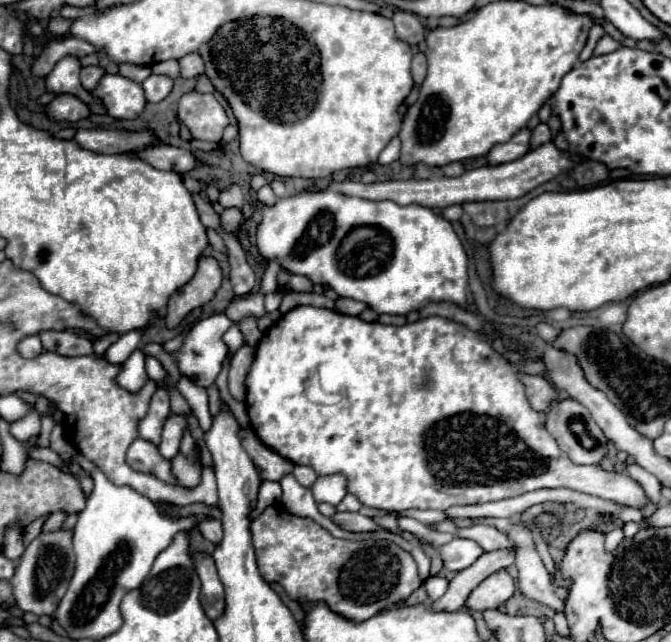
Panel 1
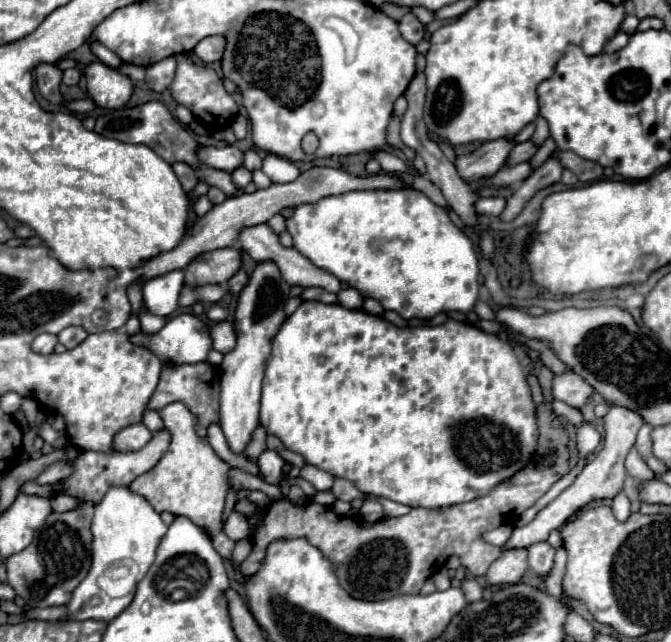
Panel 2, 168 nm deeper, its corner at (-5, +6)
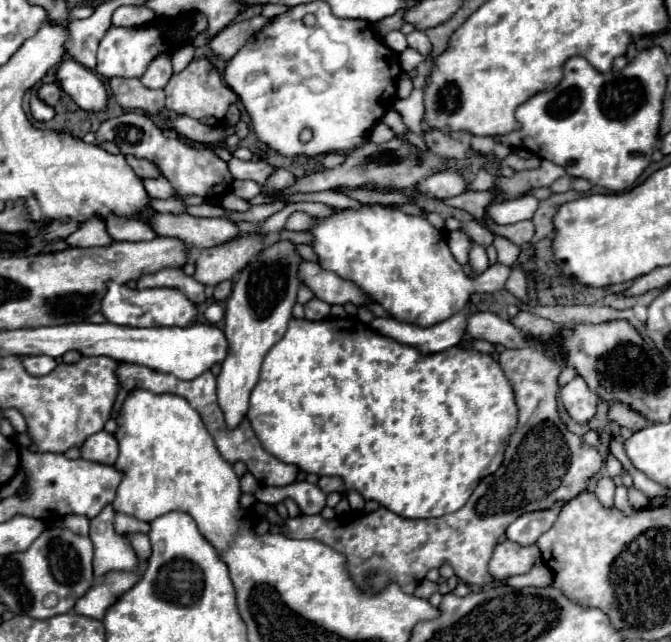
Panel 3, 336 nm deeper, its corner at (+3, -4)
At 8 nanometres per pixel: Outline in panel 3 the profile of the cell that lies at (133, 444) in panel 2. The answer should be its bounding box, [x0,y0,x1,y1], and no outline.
[80,432,118,464]

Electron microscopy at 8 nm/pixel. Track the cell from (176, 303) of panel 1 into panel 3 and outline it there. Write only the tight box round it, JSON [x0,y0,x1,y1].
[194,234,264,286]

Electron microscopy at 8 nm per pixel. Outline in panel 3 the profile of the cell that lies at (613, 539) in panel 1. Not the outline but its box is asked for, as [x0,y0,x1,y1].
[594,478,616,506]

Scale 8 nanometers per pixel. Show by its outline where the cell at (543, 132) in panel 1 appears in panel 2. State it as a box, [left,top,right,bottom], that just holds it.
[506,140,538,164]

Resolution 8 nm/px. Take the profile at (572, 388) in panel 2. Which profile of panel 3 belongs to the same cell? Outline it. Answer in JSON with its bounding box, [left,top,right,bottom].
[560,376,598,422]

